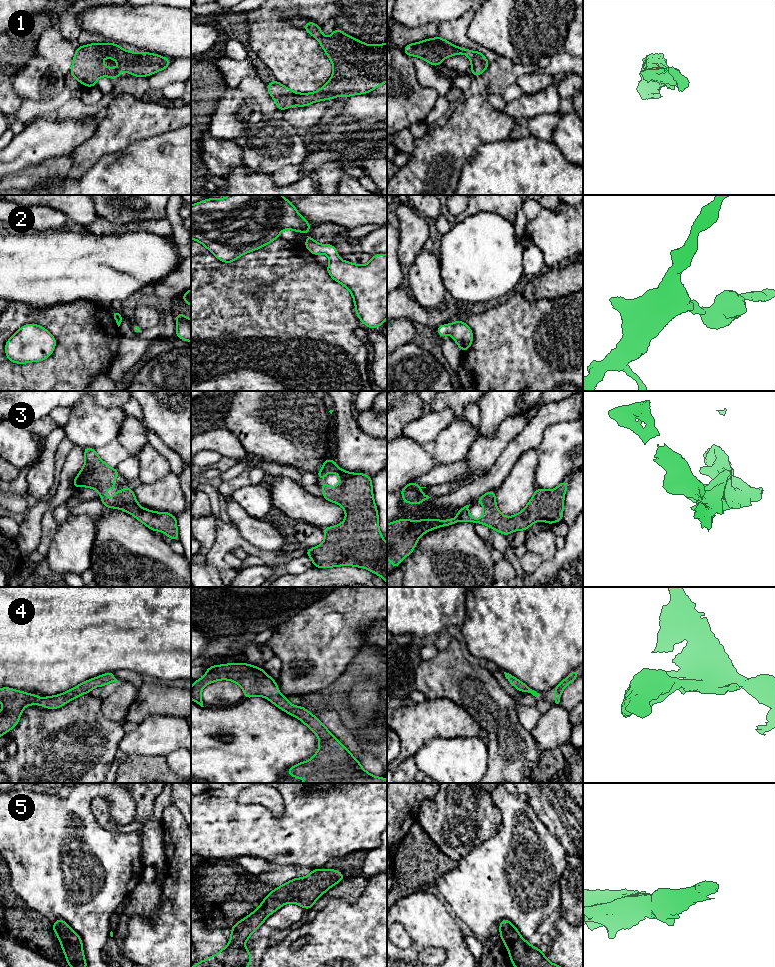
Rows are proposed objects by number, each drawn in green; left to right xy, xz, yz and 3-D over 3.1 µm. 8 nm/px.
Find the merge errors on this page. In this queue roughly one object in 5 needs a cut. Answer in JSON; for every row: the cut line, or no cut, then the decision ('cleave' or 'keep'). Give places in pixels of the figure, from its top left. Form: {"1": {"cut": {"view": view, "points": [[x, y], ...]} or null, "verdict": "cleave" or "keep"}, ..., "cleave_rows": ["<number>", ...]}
{"1": {"cut": null, "verdict": "keep"}, "2": {"cut": null, "verdict": "keep"}, "3": {"cut": null, "verdict": "keep"}, "4": {"cut": null, "verdict": "keep"}, "5": {"cut": null, "verdict": "keep"}, "cleave_rows": []}

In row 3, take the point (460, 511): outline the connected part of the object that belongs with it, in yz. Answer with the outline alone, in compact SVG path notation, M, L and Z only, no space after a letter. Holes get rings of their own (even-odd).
M562 481L553 490L537 488L529 503L518 514L506 517L496 505L495 490L480 496L476 502L483 505L483 516L472 518L469 505L457 510L457 518L447 520L422 519L409 520L407 518L387 524L387 559L395 569L403 559L410 555L419 538L430 530L451 526L461 521L473 524L481 523L508 536L511 532L526 531L532 524L545 521L547 524L563 520L564 496L569 483Z

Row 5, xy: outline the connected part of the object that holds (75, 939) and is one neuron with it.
M57 918L52 926L54 933L59 938L61 948L65 953L68 967L87 967L80 936L60 918Z

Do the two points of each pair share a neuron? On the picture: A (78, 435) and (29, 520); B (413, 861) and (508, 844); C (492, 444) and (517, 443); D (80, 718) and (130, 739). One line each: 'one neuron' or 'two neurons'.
A: two neurons
B: two neurons
C: two neurons
D: two neurons

